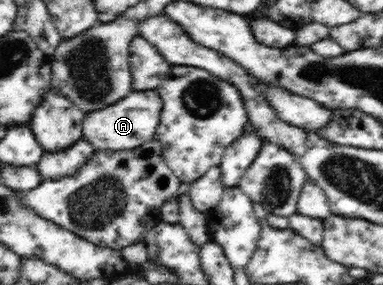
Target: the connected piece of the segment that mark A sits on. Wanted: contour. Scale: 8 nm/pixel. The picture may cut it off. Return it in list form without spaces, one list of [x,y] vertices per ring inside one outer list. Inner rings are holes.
[[[132,91],[114,105],[86,114],[81,138],[90,143],[96,152],[125,151],[125,149],[129,151],[134,147],[140,147],[142,143],[153,139],[161,125],[163,105],[162,97],[156,91]]]

